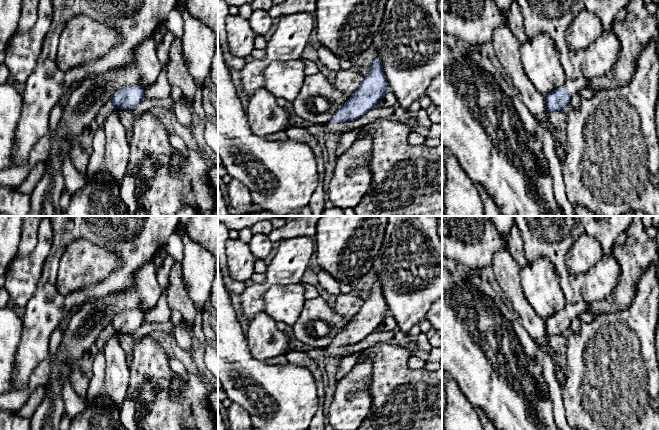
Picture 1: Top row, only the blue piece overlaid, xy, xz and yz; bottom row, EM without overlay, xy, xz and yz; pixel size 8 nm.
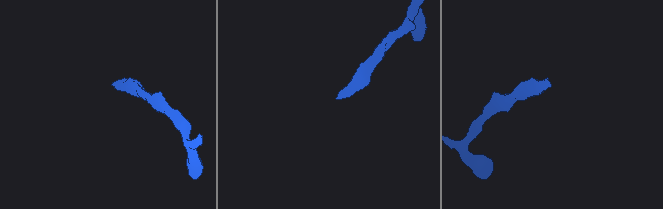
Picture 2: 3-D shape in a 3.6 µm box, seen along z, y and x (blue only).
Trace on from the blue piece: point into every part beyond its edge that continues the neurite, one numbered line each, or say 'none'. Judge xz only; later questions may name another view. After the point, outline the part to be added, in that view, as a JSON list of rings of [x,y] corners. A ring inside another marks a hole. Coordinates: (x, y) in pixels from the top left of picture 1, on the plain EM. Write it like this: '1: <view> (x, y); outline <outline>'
1: xz (341, 352); outline [[[329,345],[324,348],[324,354],[329,355],[330,357],[338,357],[341,360],[348,356],[348,352],[352,345],[346,345],[346,346],[340,346],[340,347],[334,347],[332,345]]]

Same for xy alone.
none

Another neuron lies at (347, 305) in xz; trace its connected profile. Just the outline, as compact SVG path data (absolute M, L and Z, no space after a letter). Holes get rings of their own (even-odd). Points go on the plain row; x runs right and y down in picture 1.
M354 293L342 294L336 297L334 309L346 320L351 320L360 310L364 299Z

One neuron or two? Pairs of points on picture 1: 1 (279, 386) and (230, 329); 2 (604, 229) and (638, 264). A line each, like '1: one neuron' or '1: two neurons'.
1: one neuron
2: two neurons

